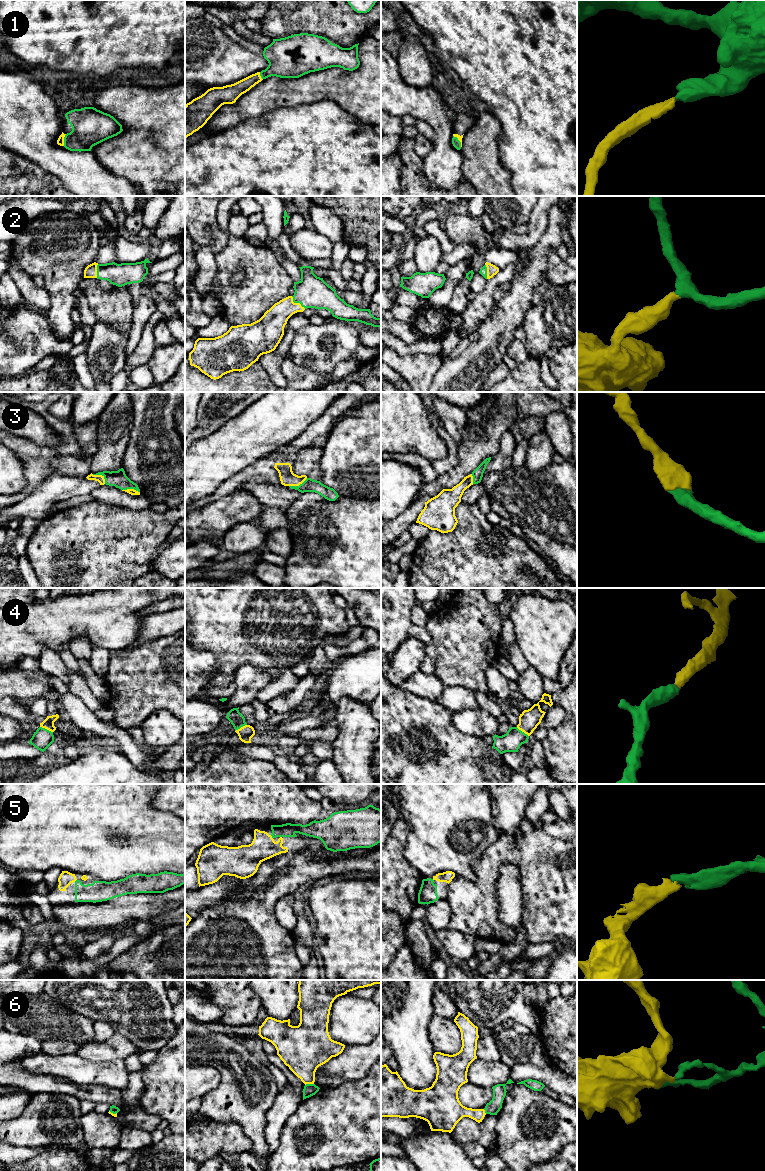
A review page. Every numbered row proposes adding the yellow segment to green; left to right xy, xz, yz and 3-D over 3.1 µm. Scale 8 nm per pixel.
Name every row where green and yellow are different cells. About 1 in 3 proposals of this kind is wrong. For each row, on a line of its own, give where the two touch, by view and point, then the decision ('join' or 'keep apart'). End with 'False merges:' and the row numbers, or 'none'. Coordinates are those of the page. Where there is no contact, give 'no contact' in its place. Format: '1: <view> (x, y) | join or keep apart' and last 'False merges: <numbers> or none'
1: xy (64, 140) | join
2: xz (297, 302) | join
3: xy (101, 474) | join
4: xy (46, 729) | join
5: xz (272, 837) | join
6: xz (309, 1084) | keep apart
False merges: 6

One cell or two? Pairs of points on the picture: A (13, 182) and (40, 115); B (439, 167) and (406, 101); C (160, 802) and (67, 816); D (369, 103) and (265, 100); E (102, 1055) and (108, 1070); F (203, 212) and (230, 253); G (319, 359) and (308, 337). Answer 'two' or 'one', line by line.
A: two
B: one
C: two
D: one
E: two
F: two
G: one

